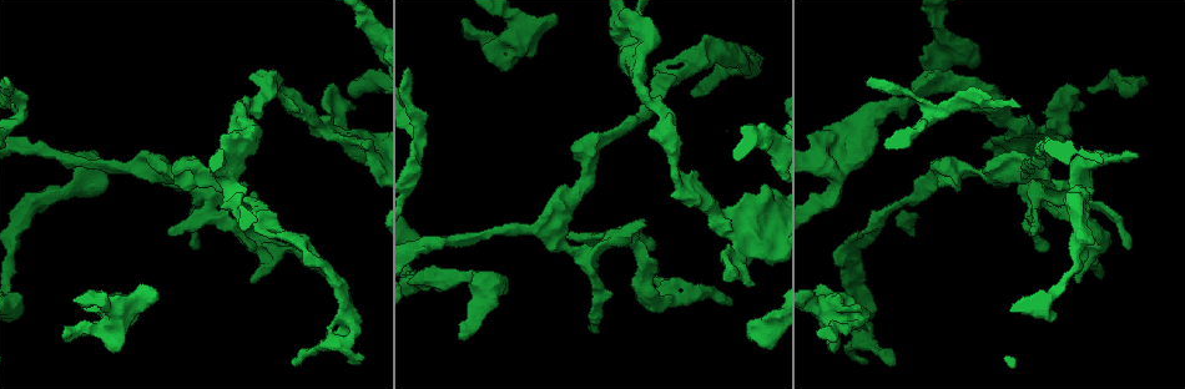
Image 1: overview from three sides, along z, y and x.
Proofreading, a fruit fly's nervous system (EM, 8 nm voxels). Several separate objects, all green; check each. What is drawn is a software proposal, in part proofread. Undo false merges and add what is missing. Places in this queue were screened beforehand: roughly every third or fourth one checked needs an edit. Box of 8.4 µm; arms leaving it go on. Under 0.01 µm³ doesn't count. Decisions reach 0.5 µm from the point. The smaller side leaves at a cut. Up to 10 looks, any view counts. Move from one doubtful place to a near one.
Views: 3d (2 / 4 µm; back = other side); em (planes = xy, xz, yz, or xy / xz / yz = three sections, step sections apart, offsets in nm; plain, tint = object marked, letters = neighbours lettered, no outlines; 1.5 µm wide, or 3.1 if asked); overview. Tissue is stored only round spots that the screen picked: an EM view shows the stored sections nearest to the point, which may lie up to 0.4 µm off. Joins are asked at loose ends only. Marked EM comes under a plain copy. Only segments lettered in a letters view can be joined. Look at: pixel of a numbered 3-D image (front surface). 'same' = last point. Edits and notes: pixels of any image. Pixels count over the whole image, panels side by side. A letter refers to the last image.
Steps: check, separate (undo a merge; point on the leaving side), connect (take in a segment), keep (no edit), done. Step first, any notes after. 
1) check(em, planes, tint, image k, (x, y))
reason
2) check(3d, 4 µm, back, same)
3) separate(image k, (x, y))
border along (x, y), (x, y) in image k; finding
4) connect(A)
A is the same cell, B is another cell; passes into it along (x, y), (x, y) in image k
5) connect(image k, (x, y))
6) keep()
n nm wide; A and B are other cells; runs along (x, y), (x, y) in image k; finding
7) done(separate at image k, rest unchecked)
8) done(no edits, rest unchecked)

check(3d, 2 µm, image 1, (192, 248))
thin end

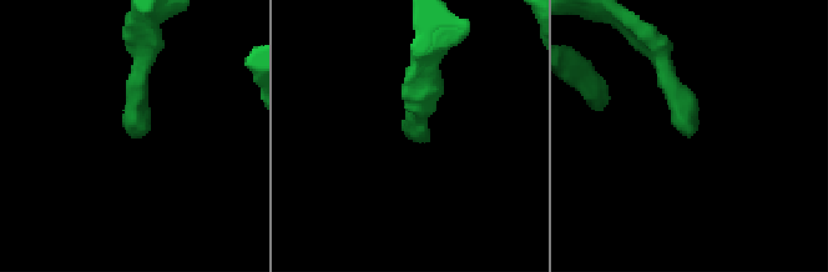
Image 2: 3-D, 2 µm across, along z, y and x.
check(em, planes, letters, image 2, (692, 133))
need the tissue

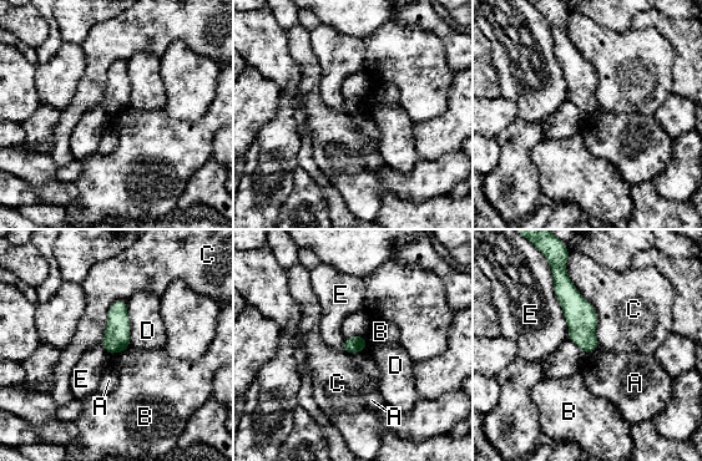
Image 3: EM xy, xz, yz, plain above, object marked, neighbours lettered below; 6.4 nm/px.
keep()
C touches over 550 nm; A, B, C, D and E are other cells; border along (124, 350), (107, 354) in image 3; no lettered segment goes on from it

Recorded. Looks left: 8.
check(em, yz, step 8, letters, image 1, (693, 94))
an open end

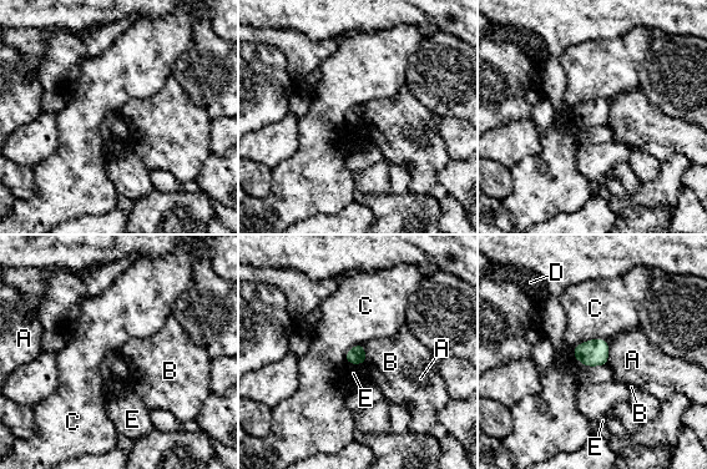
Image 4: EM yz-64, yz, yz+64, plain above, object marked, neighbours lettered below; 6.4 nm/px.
check(em, planes, letters, same)

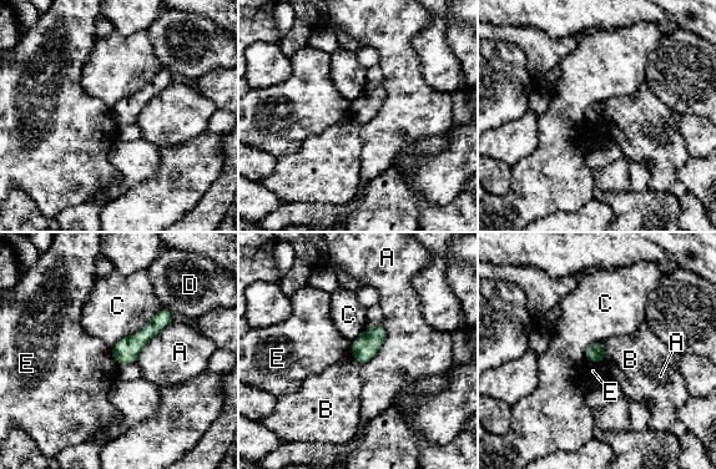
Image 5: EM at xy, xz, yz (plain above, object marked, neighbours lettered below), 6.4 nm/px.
keep()
C touches over 420 nm; A, B, C, D and E are other cells; border along (603, 341), (605, 351), (604, 362) in image 5; none of them fits

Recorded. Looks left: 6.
check(em, planes, letters, image 1, (556, 18))
branch stops here

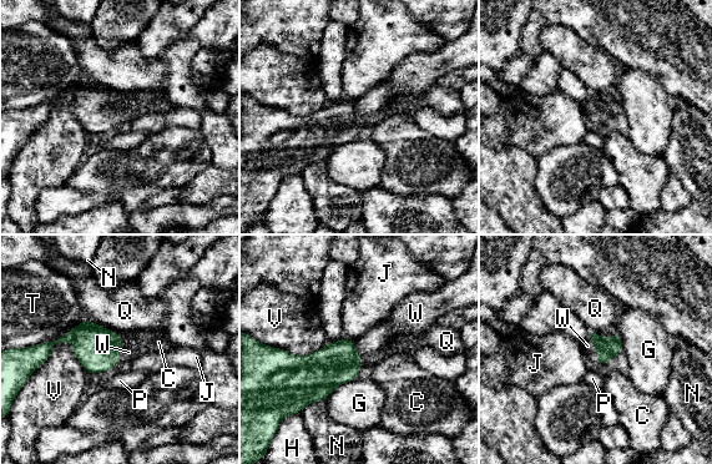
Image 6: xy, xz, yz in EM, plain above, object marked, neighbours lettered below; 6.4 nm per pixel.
connect(image 6, (129, 352))
T touches over 400 nm; W is the same cell, C, G, H, J, N, P, Q, T and V are other cells; it goes on there

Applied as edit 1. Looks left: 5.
check(overview)

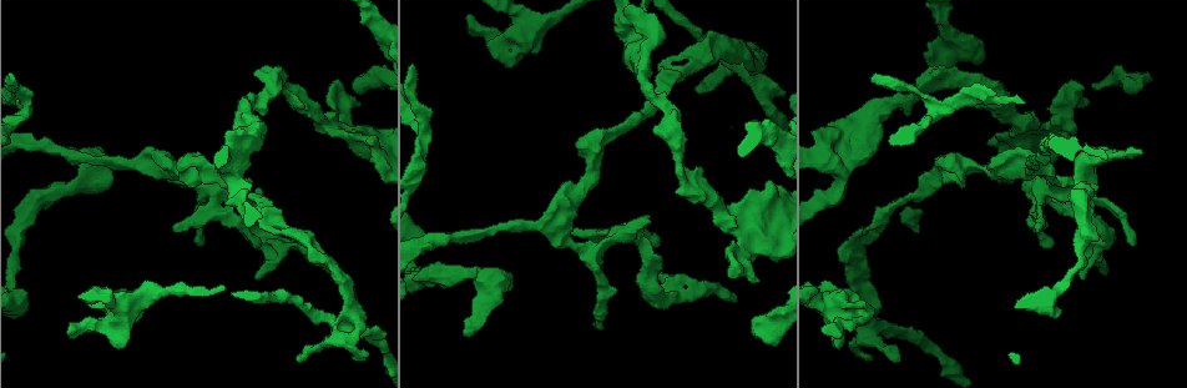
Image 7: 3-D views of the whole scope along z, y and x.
check(em, yz, step 8, tint, image 7, (715, 33))
branch stops here

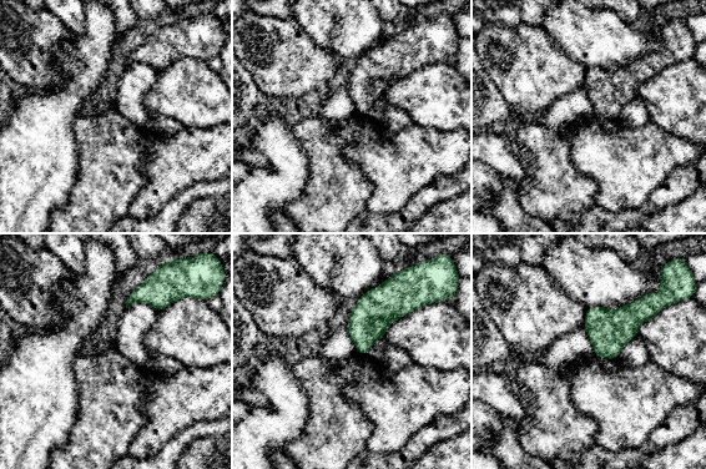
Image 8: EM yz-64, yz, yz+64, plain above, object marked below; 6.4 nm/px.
check(em, xy, step 8, tint, same)
another direction

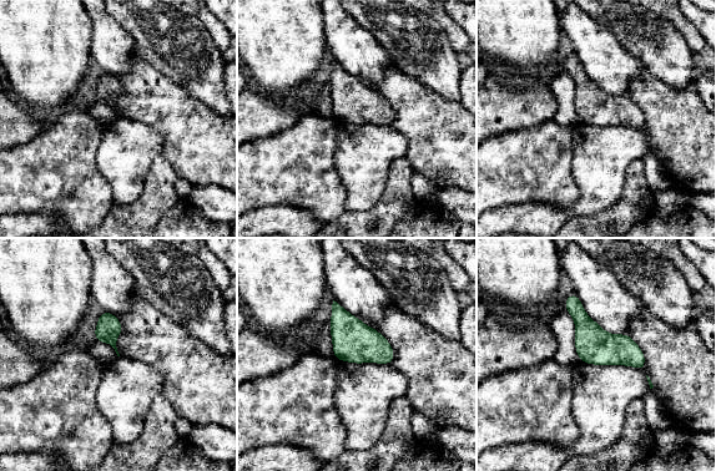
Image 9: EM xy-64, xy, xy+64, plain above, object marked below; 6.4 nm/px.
check(em, xy, step 8, letters, same)
what lies round it

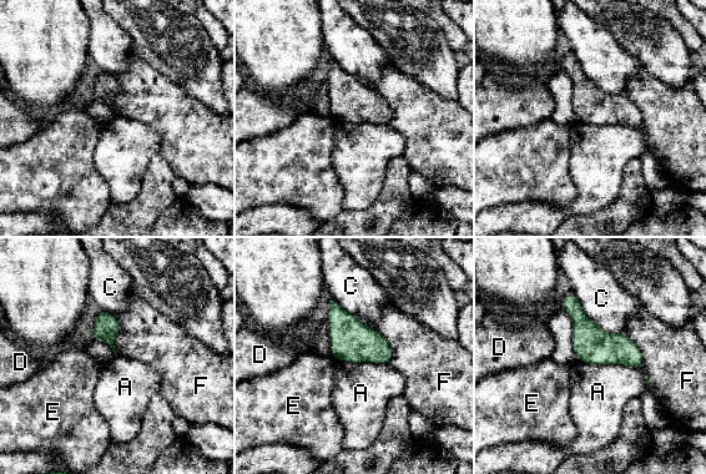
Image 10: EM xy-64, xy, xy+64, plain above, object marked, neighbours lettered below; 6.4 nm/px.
keep()
A, C, D, E and F are other cells; runs along (565, 301), (608, 348), (639, 364) in image 10; none of them fits

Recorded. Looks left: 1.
done(connect at image 6, rest unchecked)

